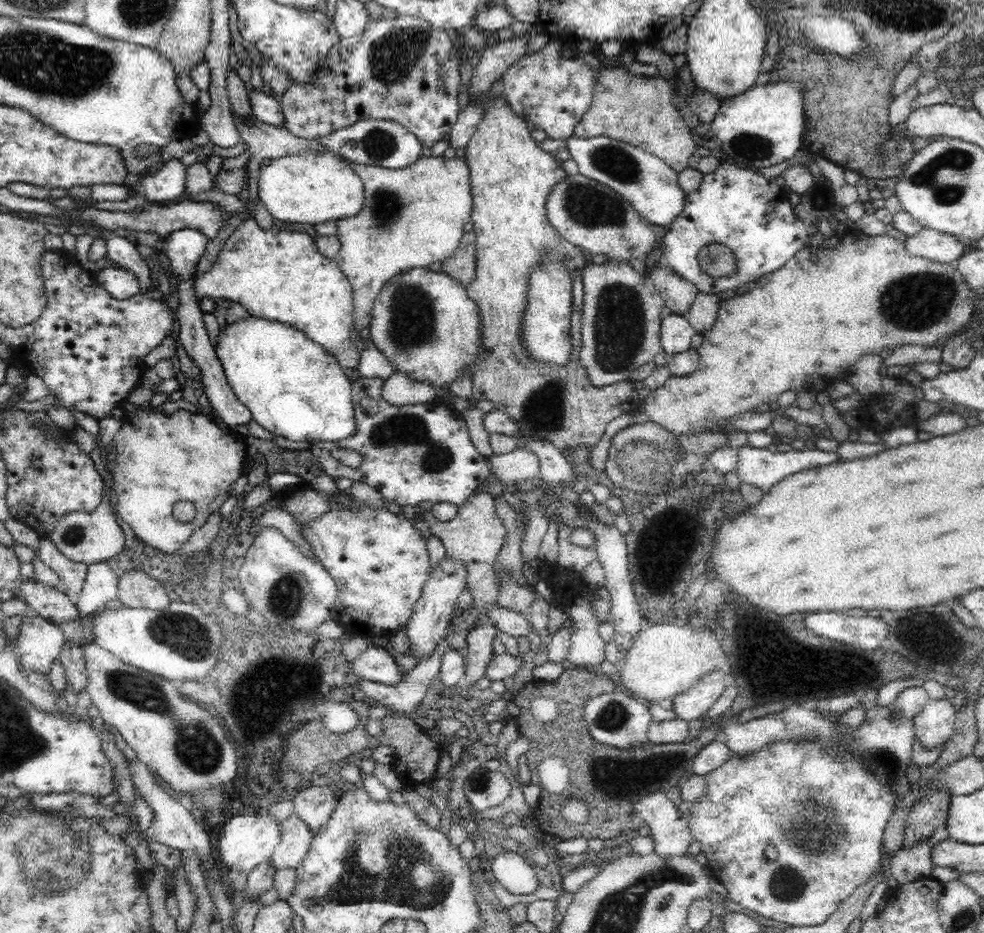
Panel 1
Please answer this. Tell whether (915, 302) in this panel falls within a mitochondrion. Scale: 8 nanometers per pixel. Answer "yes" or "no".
yes

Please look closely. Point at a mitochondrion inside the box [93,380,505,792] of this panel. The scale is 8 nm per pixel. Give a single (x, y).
(196, 747)

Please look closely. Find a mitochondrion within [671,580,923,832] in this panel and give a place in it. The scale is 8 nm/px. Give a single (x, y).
(885, 760)

